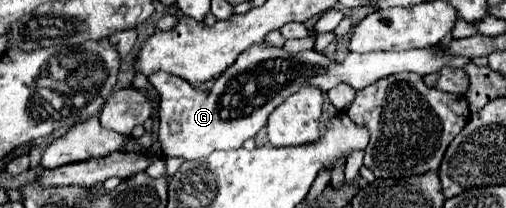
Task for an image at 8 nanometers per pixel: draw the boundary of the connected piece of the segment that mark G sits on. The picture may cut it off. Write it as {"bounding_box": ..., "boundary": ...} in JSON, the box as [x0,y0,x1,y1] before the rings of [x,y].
{"bounding_box":[150,42,470,160],"boundary":[[[268,42],[252,44],[246,48],[236,62],[226,68],[214,86],[206,92],[192,88],[182,78],[172,74],[152,74],[150,82],[160,92],[160,144],[164,158],[176,156],[182,160],[200,160],[214,150],[240,148],[248,138],[254,138],[260,128],[266,126],[268,116],[278,108],[290,94],[304,86],[314,86],[322,92],[332,90],[338,84],[348,84],[354,90],[362,90],[380,78],[398,72],[416,72],[420,76],[440,70],[442,66],[464,68],[470,60],[448,58],[438,48],[404,50],[404,52],[350,52],[342,62],[328,62],[322,52],[286,52],[284,48],[270,46]]]}

